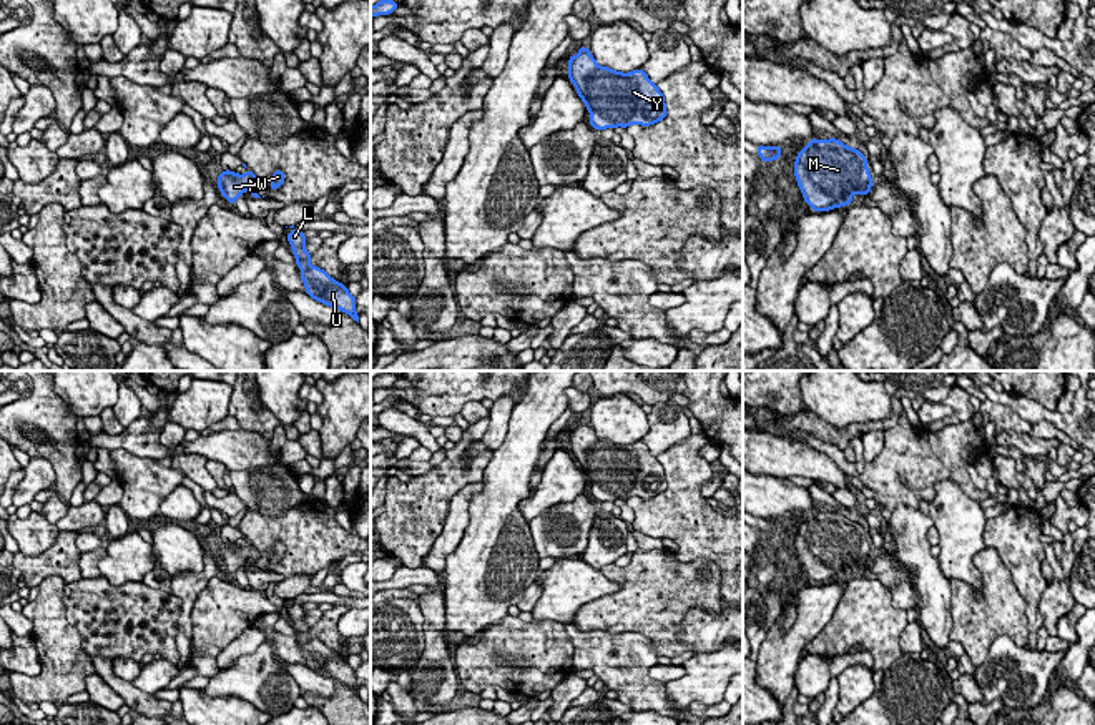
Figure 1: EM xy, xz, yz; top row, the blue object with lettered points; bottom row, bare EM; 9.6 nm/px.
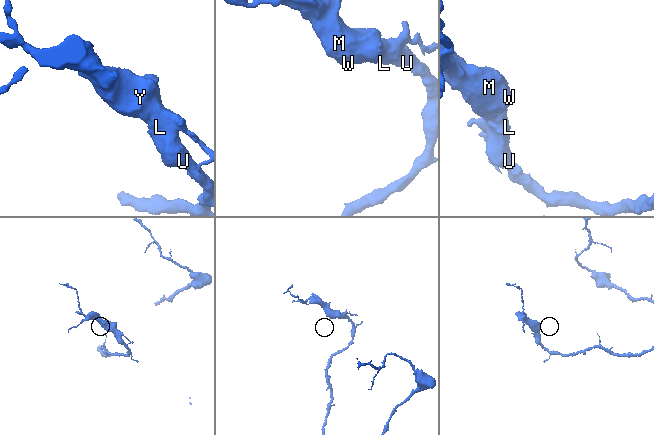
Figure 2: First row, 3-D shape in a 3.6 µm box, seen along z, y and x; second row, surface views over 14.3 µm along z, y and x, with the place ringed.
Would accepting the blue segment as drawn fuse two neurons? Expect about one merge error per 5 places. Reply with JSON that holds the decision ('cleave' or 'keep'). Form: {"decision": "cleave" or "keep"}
{"decision": "keep"}

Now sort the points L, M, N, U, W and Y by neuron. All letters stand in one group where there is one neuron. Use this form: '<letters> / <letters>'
L M N U W Y

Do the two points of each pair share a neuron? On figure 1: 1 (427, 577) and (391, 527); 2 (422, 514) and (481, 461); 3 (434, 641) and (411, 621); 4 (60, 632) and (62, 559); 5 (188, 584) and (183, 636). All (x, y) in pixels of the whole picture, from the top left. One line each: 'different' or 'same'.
1: different
2: same
3: different
4: different
5: same

